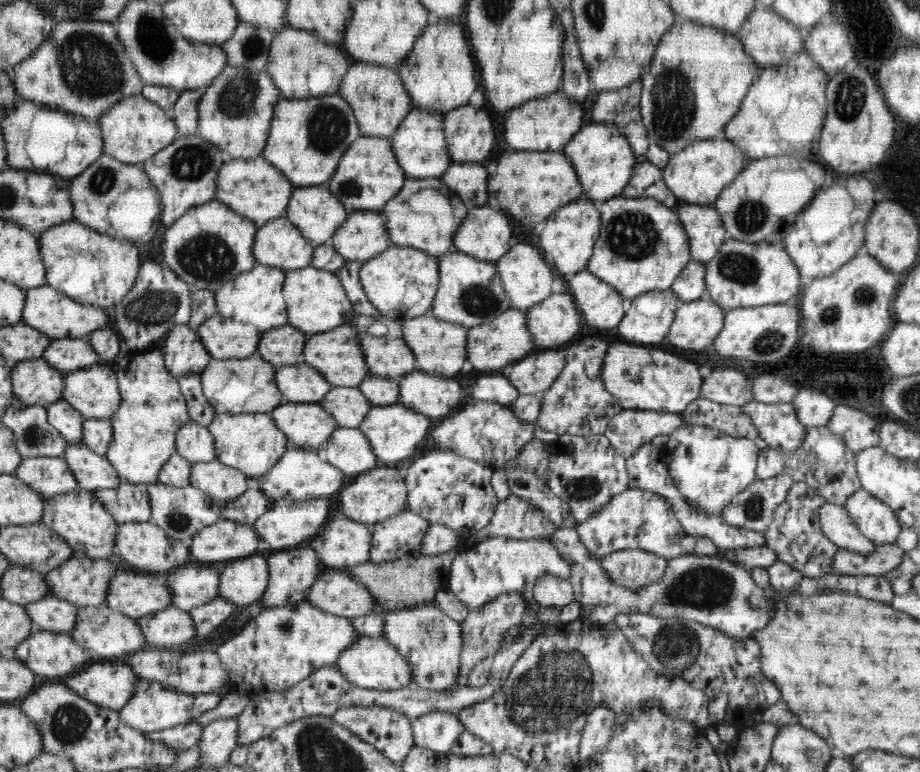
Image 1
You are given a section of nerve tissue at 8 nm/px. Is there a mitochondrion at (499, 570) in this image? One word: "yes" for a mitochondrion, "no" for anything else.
no

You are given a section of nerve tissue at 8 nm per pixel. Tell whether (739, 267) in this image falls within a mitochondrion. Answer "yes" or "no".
yes

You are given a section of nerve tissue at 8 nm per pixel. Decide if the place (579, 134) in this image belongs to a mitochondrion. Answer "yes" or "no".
no

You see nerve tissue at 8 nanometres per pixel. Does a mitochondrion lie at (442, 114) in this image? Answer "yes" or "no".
no

